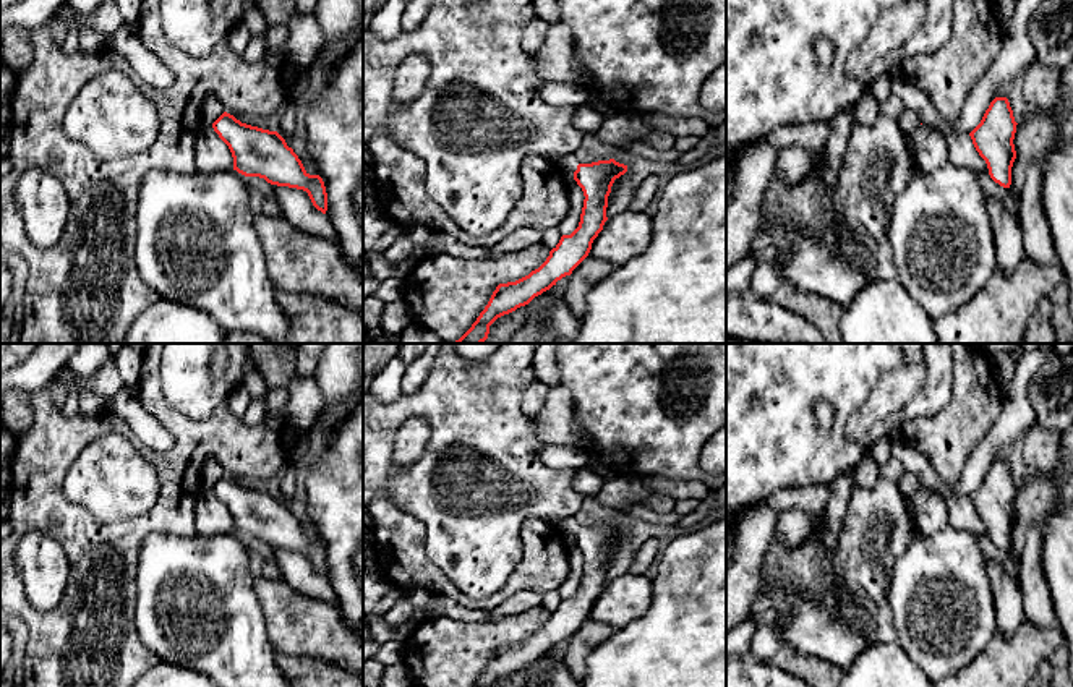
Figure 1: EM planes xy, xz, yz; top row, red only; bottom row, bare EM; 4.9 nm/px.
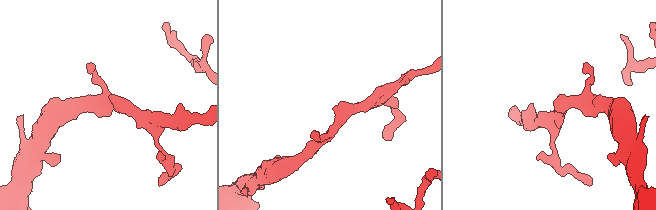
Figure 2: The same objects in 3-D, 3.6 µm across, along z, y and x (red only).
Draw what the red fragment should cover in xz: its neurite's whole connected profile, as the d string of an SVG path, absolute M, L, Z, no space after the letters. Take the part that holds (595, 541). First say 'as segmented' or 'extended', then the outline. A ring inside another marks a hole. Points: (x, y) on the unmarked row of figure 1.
extended | M574 517L561 520L558 528L562 536L572 536L584 554L579 590L571 598L561 600L538 632L515 645L499 646L473 687L493 687L498 681L528 668L562 640L571 638L588 619L593 603L603 593L608 583L606 570L611 549L627 535L627 528L614 522L579 527Z

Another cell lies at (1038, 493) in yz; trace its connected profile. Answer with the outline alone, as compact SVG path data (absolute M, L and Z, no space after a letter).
M1029 473L1024 483L1016 488L1013 502L1016 522L1011 530L1010 548L1013 556L1021 556L1028 528L1034 525L1060 497L1060 484L1041 473Z

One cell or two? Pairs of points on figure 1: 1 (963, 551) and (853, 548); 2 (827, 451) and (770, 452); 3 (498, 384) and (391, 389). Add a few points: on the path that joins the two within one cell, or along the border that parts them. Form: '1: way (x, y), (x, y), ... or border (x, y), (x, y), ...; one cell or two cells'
1: border (916, 532), (910, 546), (892, 567), (889, 584); two cells
2: way (812, 451), (785, 448); one cell
3: border (402, 394), (388, 402), (380, 402); two cells

